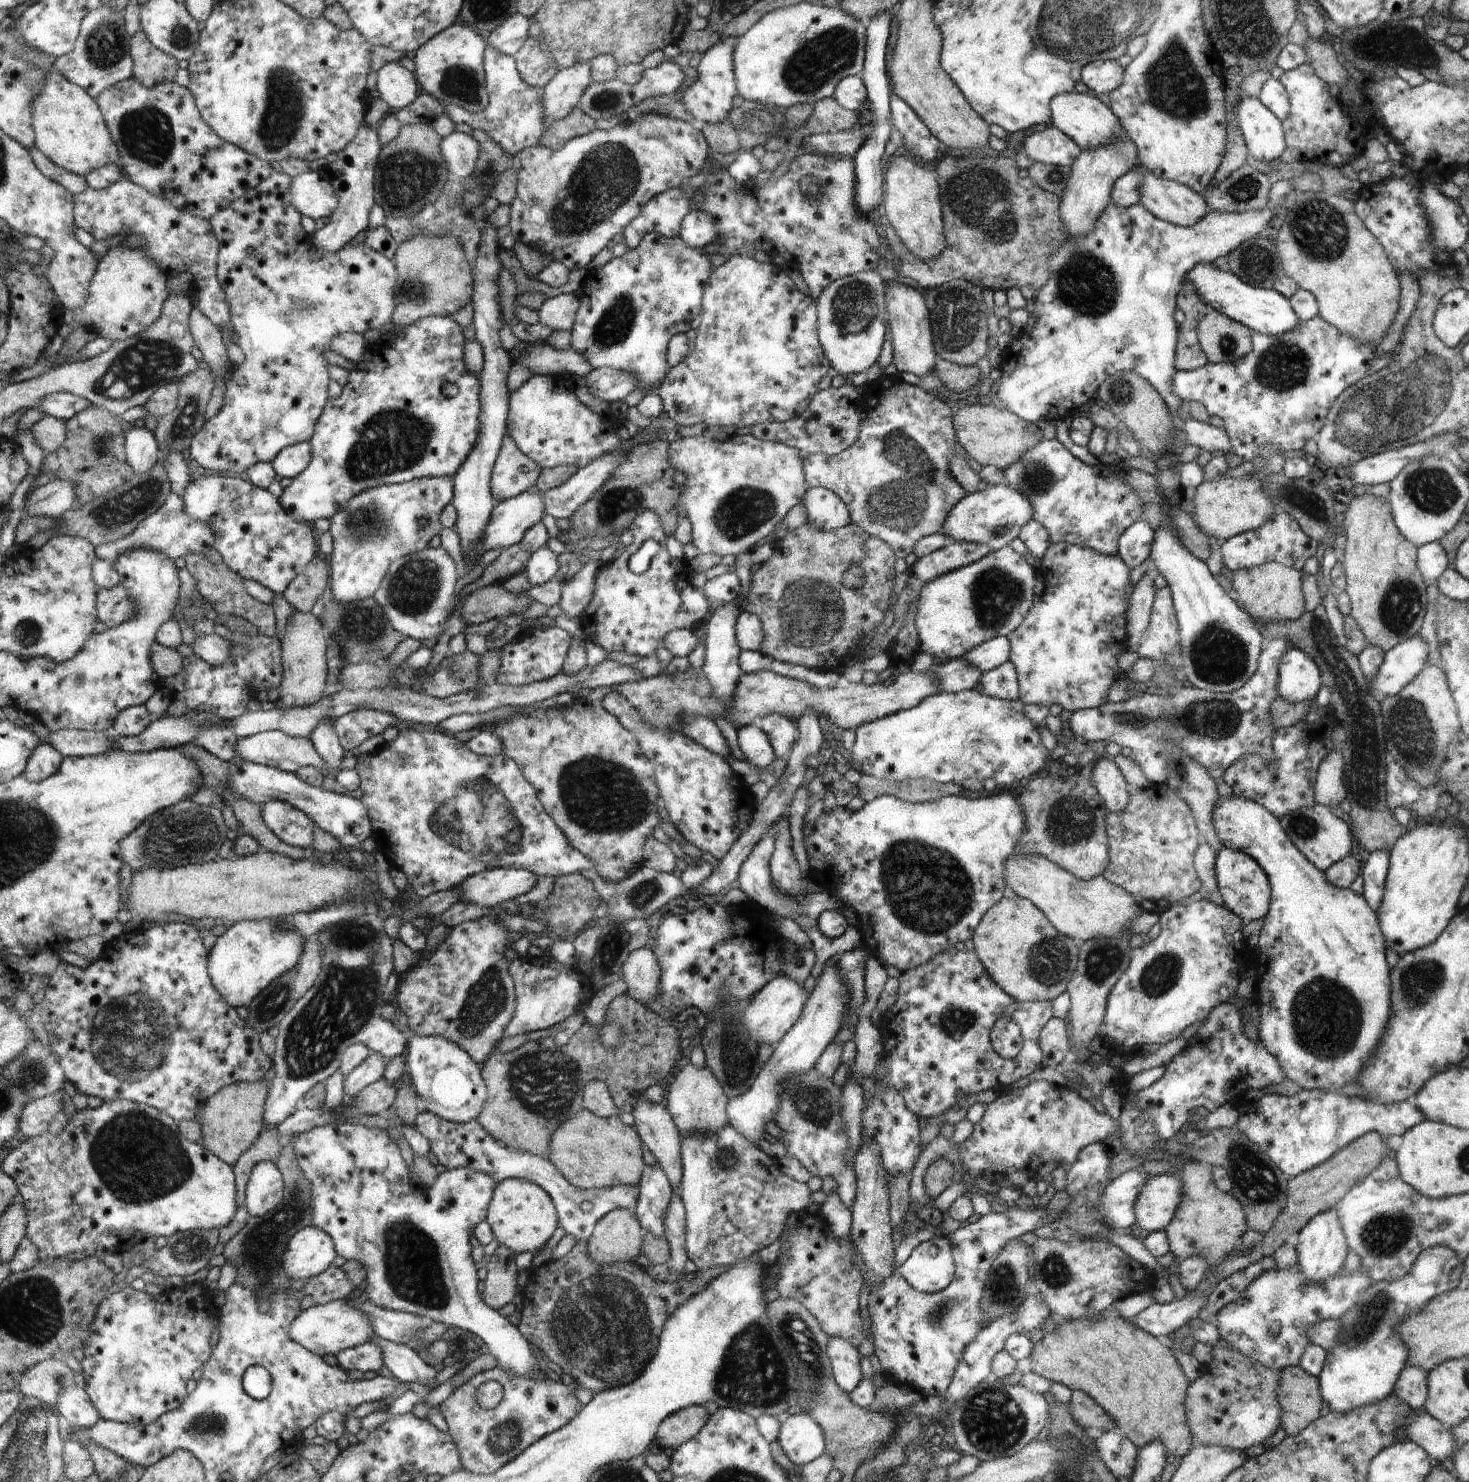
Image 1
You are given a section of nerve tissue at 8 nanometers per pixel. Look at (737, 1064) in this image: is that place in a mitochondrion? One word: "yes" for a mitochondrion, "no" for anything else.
yes

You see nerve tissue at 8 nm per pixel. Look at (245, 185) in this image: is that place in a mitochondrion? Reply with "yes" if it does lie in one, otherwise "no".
no

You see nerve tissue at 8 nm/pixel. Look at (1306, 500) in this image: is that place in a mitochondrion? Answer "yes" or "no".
yes

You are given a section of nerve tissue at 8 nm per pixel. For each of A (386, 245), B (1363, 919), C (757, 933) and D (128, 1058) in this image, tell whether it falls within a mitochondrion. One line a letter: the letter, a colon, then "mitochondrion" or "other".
A: other
B: other
C: other
D: mitochondrion

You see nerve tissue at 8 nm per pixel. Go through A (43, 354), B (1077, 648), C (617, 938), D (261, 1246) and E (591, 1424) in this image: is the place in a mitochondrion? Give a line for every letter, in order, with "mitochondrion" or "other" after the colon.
A: other
B: other
C: mitochondrion
D: mitochondrion
E: other

